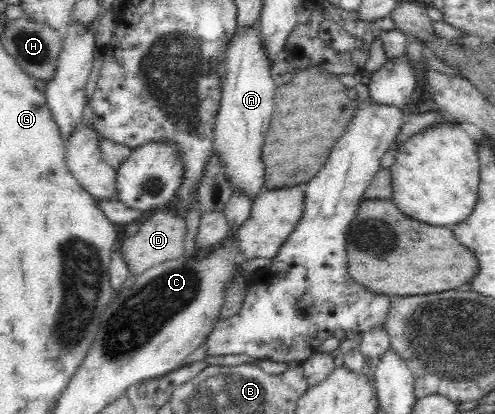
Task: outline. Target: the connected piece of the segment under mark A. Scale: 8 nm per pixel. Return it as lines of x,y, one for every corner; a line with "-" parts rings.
259,22
242,27
240,32
235,33
226,52
226,74
221,106
216,118
214,154
222,157
233,188
246,191
252,200
264,190
264,164
261,164
259,156
274,106
272,98
275,98
275,83
271,76
272,66

